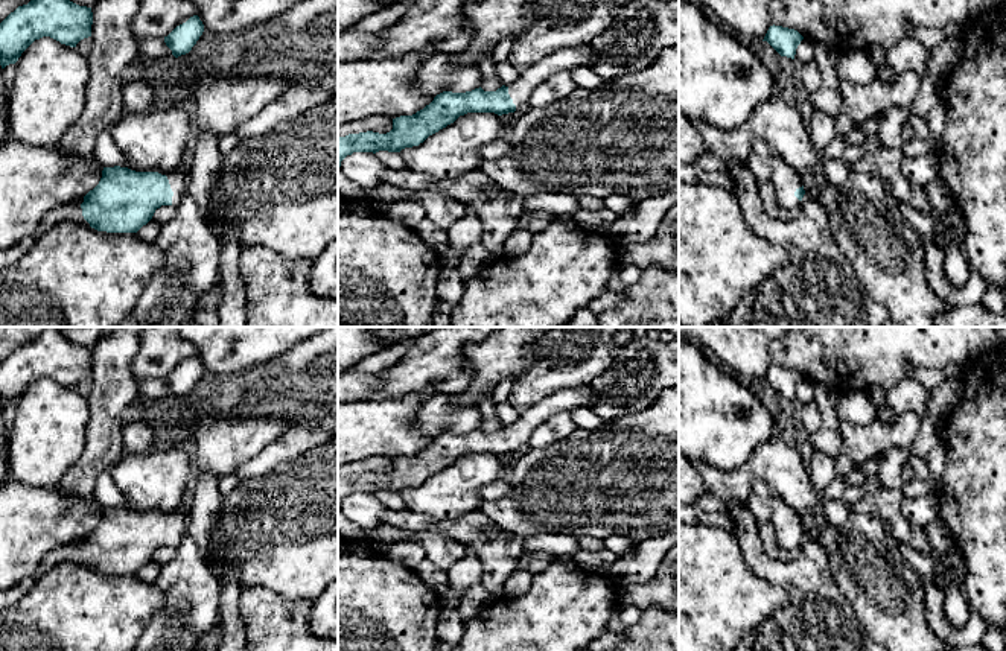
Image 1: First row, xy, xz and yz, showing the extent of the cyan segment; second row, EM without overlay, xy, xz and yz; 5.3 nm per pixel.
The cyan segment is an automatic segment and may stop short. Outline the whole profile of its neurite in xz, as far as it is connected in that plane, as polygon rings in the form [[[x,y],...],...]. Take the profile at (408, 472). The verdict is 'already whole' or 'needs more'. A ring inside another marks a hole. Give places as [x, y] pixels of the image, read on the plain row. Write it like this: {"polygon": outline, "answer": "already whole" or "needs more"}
{"polygon": [[[591,385],[574,389],[560,389],[521,412],[508,427],[484,432],[481,427],[466,433],[443,432],[423,450],[412,456],[393,459],[393,470],[387,475],[373,472],[338,478],[338,513],[341,502],[353,493],[400,493],[419,487],[429,476],[454,464],[467,453],[495,453],[498,456],[528,447],[533,432],[554,412],[571,412],[589,406]]], "answer": "needs more"}

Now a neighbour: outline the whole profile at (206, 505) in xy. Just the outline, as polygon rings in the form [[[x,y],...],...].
[[[193,470],[192,482],[193,502],[189,511],[187,534],[196,543],[205,561],[207,545],[212,541],[212,531],[219,516],[222,496],[218,490],[218,478],[210,472]]]

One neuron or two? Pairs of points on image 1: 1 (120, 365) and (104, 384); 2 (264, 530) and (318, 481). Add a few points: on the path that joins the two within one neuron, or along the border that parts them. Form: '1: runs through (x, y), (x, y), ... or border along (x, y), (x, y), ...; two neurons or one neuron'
1: runs through (116, 370), (108, 379); one neuron
2: runs through (277, 522), (305, 495); one neuron

